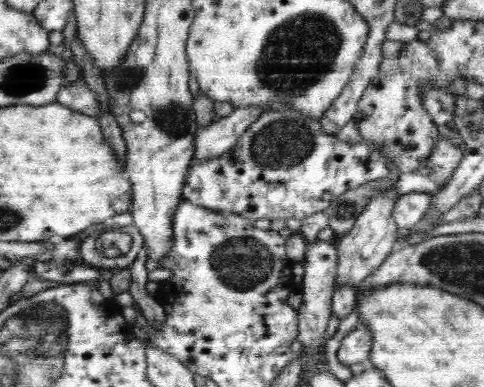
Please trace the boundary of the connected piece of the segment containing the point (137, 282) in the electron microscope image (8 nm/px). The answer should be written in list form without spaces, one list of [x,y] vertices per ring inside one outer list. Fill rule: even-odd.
[[[143,246],[142,250],[138,252],[138,258],[127,267],[132,273],[132,282],[128,292],[131,294],[134,305],[142,314],[141,321],[158,324],[164,322],[164,307],[146,289],[146,284],[149,281],[148,270],[145,267],[146,259],[145,246]]]

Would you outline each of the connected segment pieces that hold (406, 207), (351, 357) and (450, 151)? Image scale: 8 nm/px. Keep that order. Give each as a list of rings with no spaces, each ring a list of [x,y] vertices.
[[[412,192],[398,197],[391,210],[393,222],[397,222],[401,232],[412,230],[423,214],[427,212],[432,194],[426,192]]]
[[[360,322],[358,326],[356,326],[356,330],[348,332],[341,340],[336,358],[344,366],[348,366],[348,368],[351,369],[352,365],[357,362],[367,363],[371,348],[372,333]]]
[[[440,138],[432,148],[429,158],[429,174],[437,185],[446,185],[459,165],[464,151],[460,151],[452,141]]]

